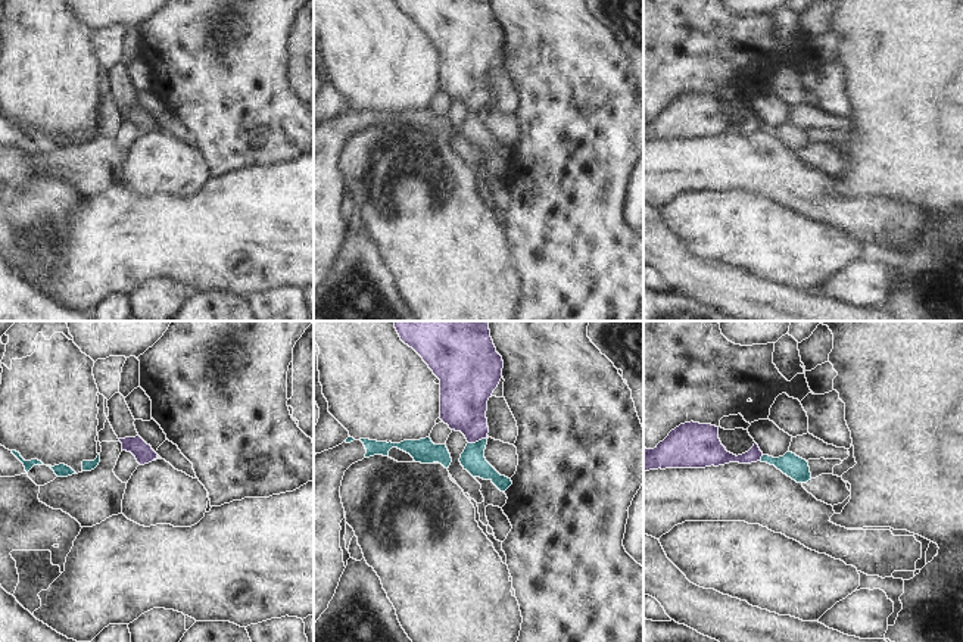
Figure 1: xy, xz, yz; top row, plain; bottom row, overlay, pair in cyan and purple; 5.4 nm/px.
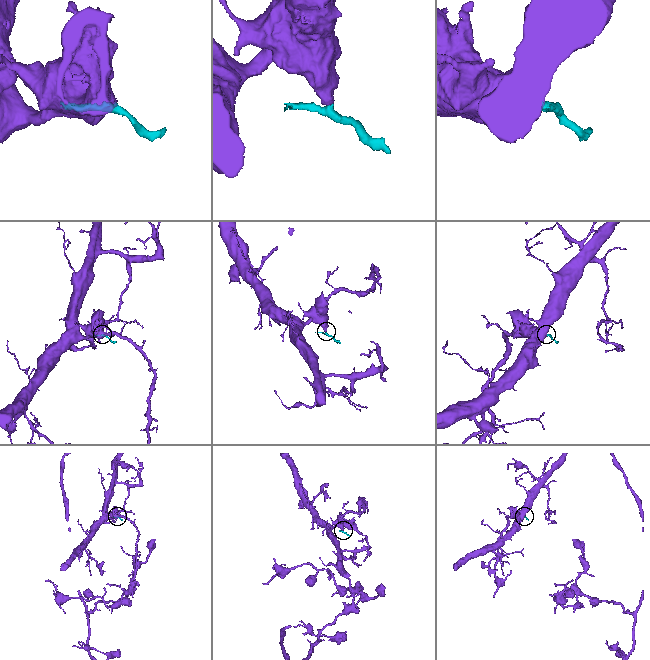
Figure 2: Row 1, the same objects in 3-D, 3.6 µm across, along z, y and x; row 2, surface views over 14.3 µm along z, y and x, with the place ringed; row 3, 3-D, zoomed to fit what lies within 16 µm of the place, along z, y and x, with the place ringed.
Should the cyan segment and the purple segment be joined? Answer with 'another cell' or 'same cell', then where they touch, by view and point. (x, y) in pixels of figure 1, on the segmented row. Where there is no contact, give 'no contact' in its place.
another cell; contact xz (477, 442)

